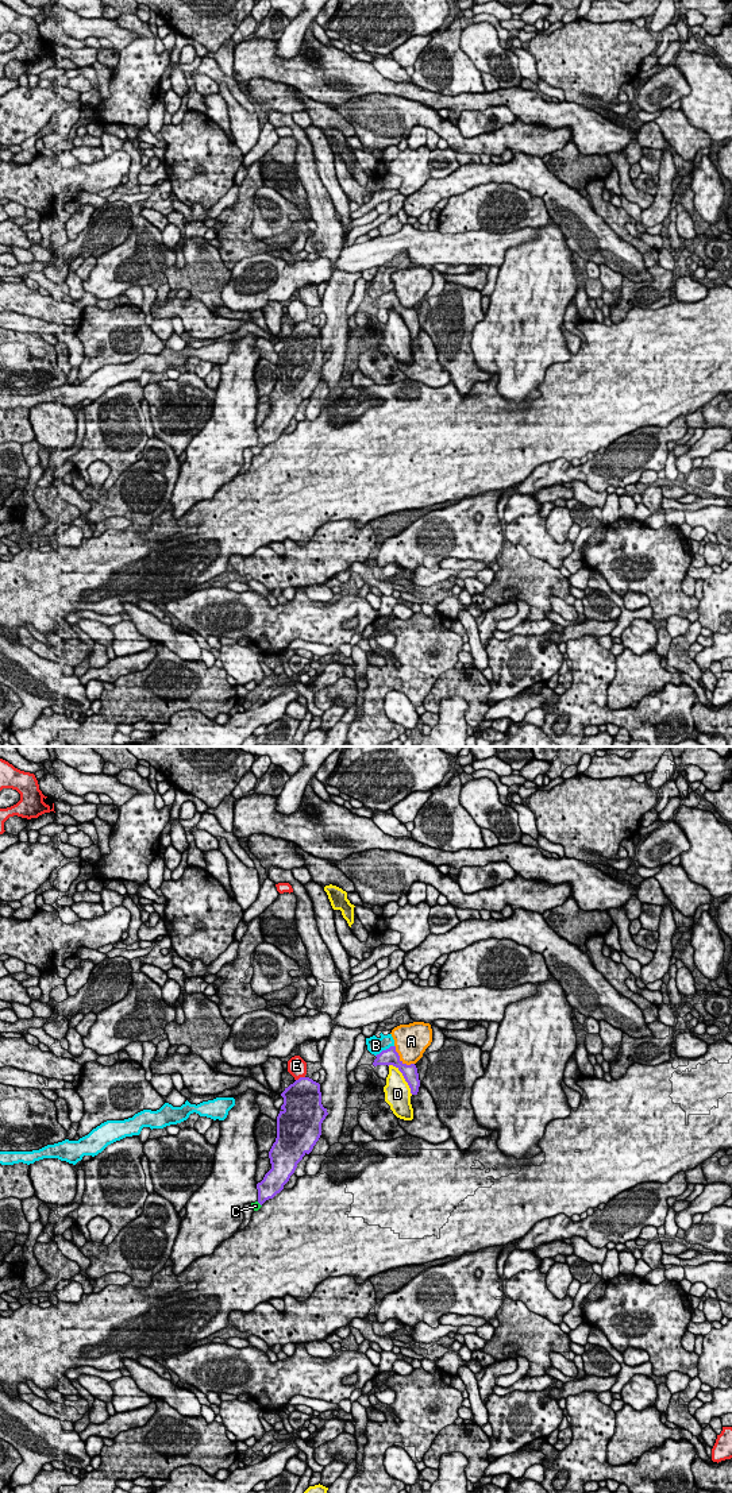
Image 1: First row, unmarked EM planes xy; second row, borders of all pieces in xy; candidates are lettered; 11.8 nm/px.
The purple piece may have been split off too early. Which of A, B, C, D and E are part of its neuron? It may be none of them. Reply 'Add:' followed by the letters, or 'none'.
Add: C

